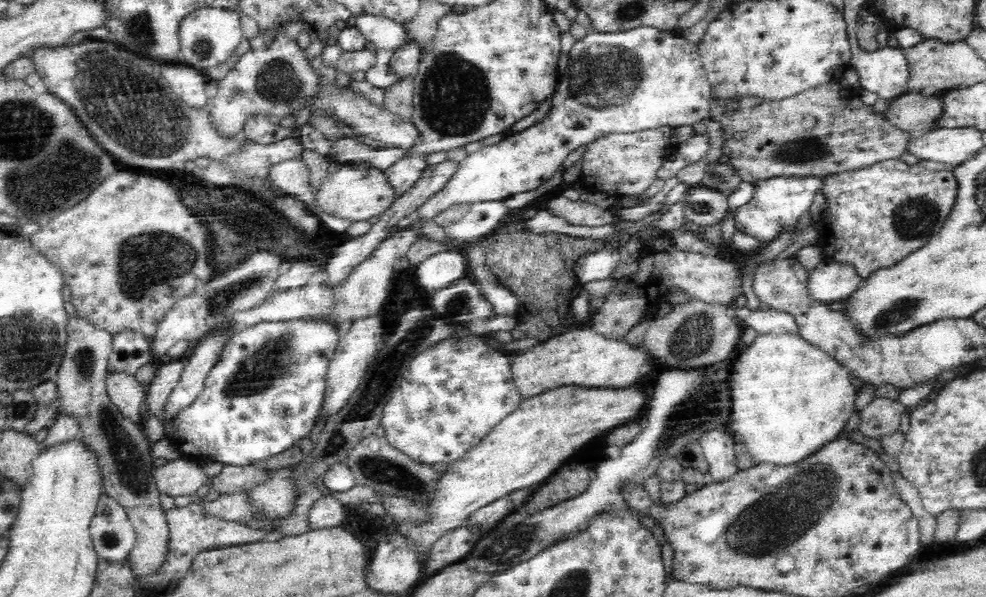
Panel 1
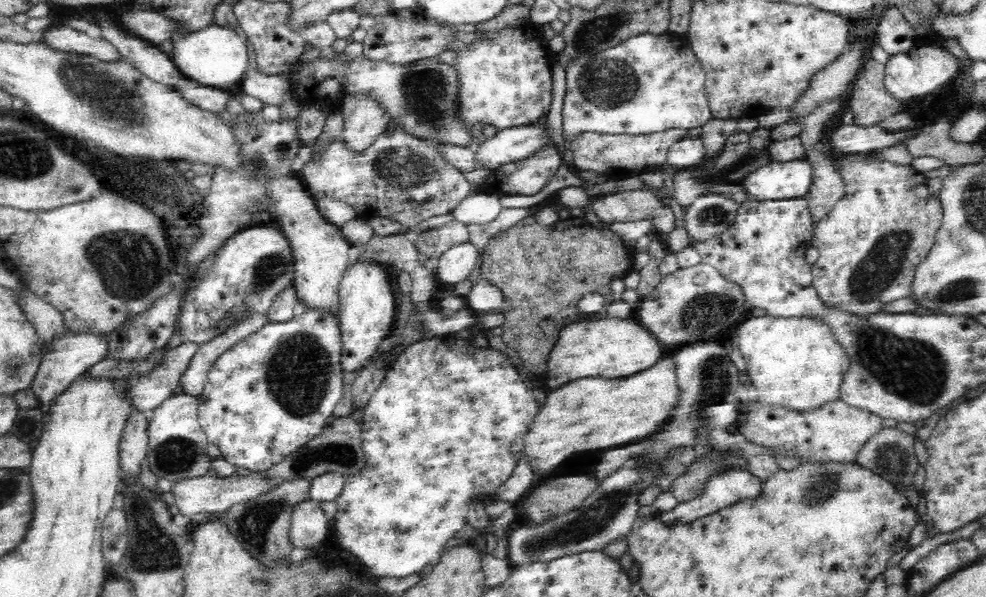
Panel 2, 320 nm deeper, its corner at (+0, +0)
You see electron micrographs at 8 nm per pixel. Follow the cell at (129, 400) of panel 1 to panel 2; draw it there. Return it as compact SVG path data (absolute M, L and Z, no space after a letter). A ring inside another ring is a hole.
M138 408L130 410L130 416L123 424L122 438L120 438L120 468L126 475L138 474L142 464L147 459L149 420Z

